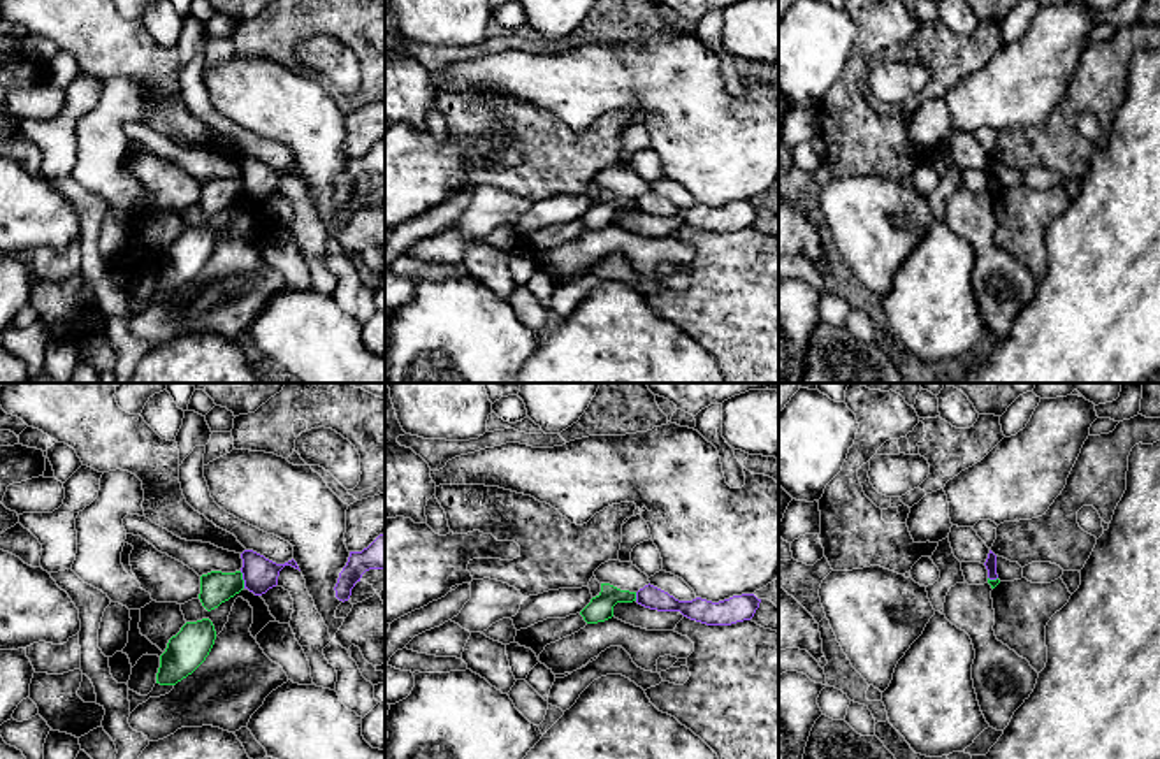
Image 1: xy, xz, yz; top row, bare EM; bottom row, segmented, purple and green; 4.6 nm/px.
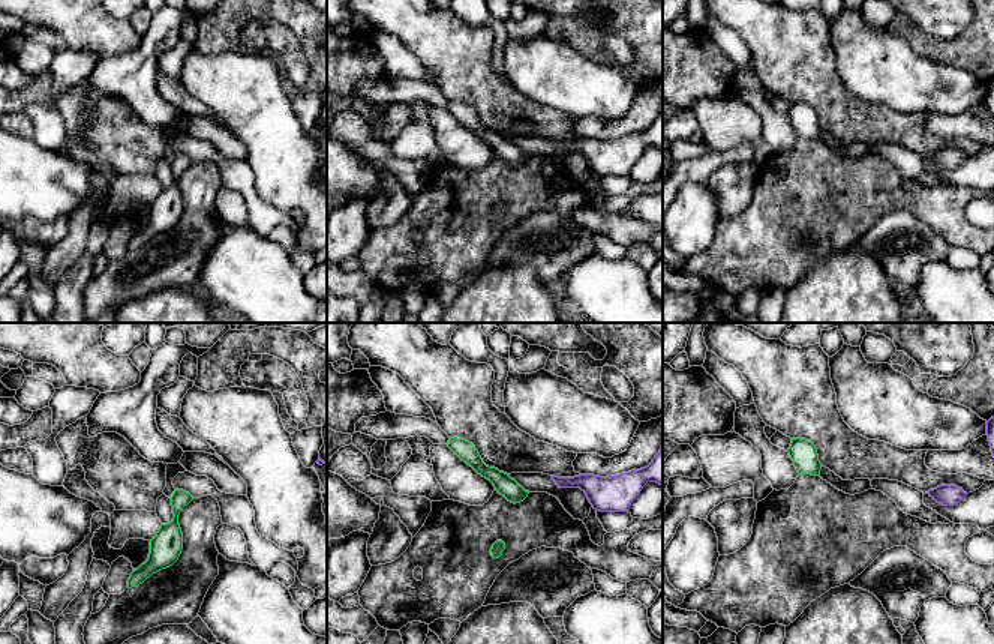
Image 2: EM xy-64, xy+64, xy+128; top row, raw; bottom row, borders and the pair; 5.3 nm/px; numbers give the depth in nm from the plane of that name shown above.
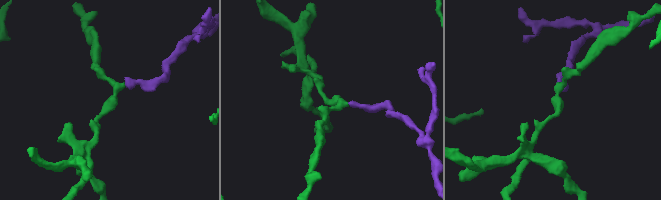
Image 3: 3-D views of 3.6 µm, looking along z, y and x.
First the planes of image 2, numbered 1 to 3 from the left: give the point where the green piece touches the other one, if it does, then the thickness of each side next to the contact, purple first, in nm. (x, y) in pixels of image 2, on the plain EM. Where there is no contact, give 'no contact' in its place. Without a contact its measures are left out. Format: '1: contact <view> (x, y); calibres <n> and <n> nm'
1: no contact
2: no contact
3: no contact

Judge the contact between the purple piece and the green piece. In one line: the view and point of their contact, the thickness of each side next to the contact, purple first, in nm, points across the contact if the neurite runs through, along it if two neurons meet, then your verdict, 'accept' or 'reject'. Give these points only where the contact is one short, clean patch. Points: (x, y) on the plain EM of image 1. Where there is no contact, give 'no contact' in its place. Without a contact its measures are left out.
xy (243, 185) | 160/150 nm | along xy (239, 178), (245, 194) | reject

